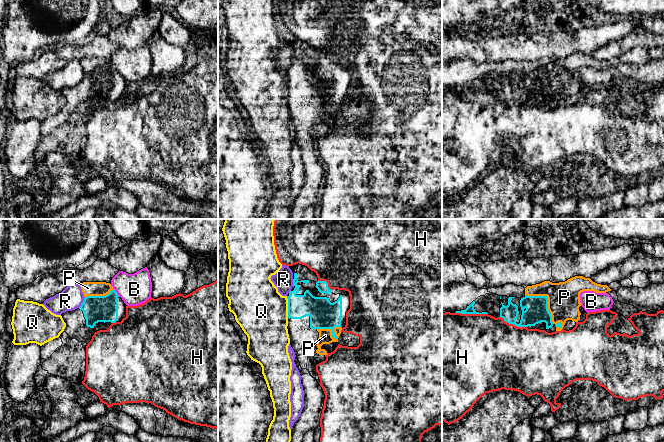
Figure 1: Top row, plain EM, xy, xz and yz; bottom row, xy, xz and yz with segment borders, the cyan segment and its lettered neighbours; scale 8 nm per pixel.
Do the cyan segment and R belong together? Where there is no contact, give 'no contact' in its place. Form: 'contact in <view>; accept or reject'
contact in xy; reject

